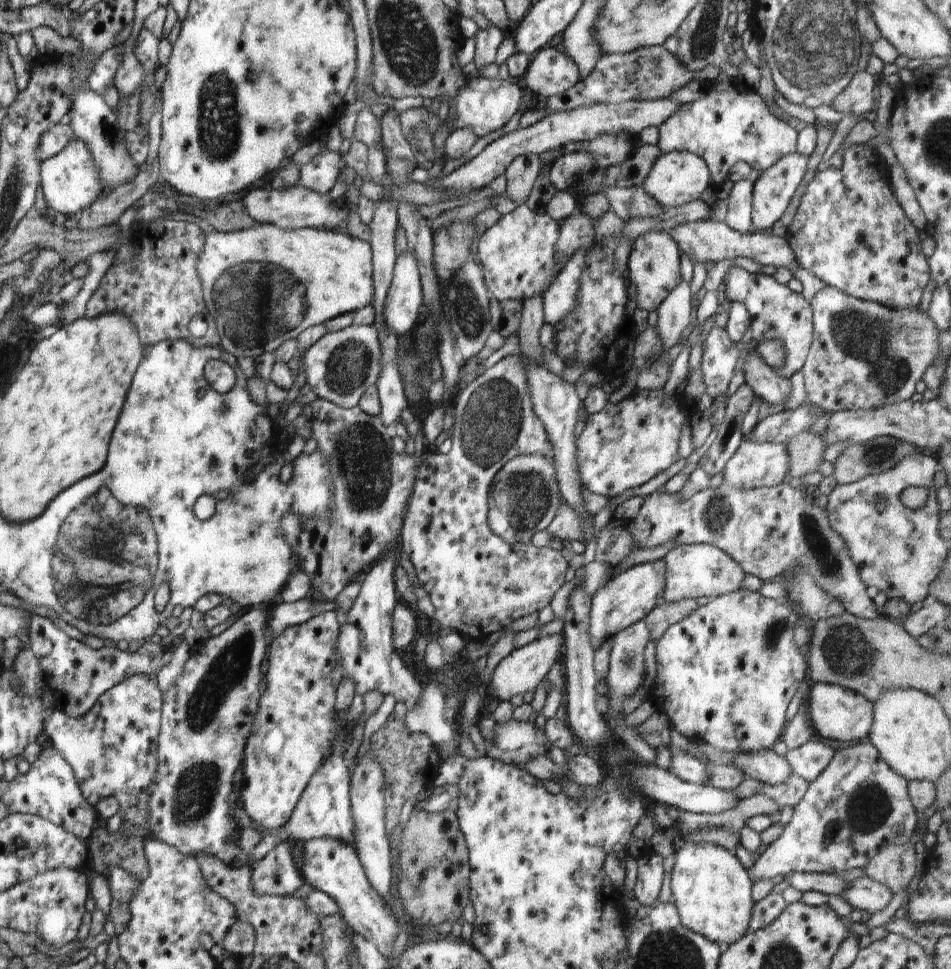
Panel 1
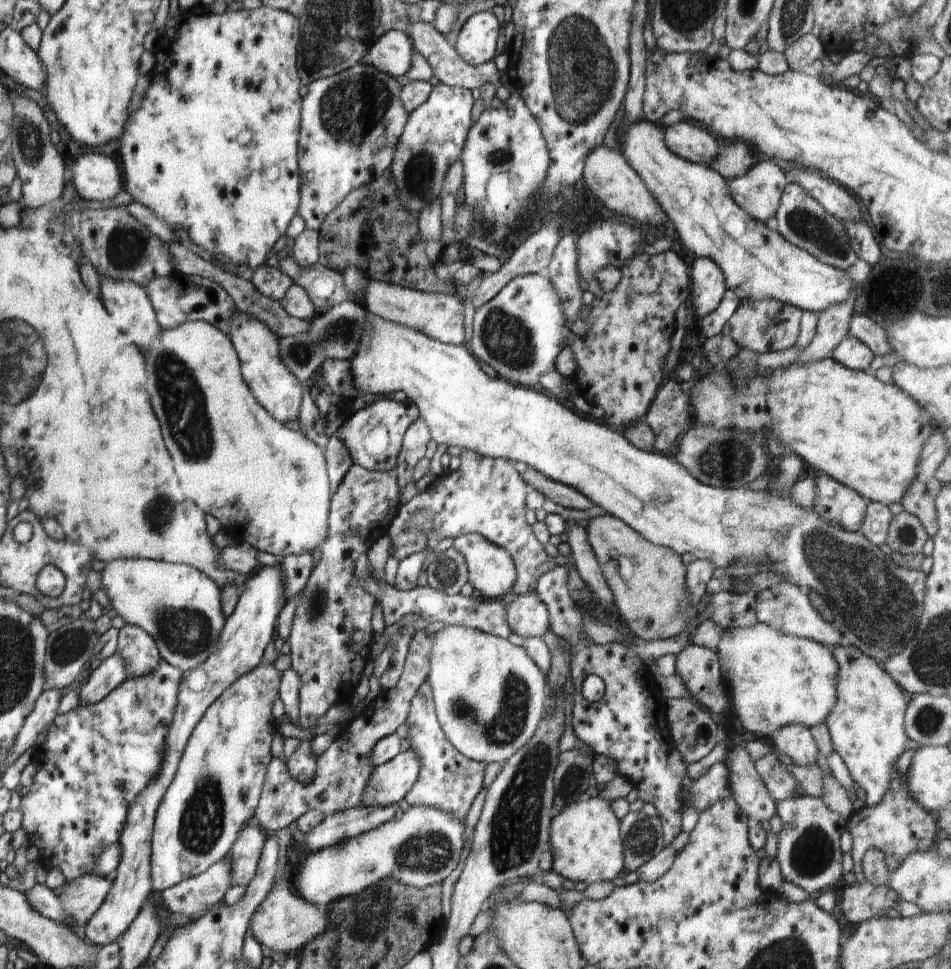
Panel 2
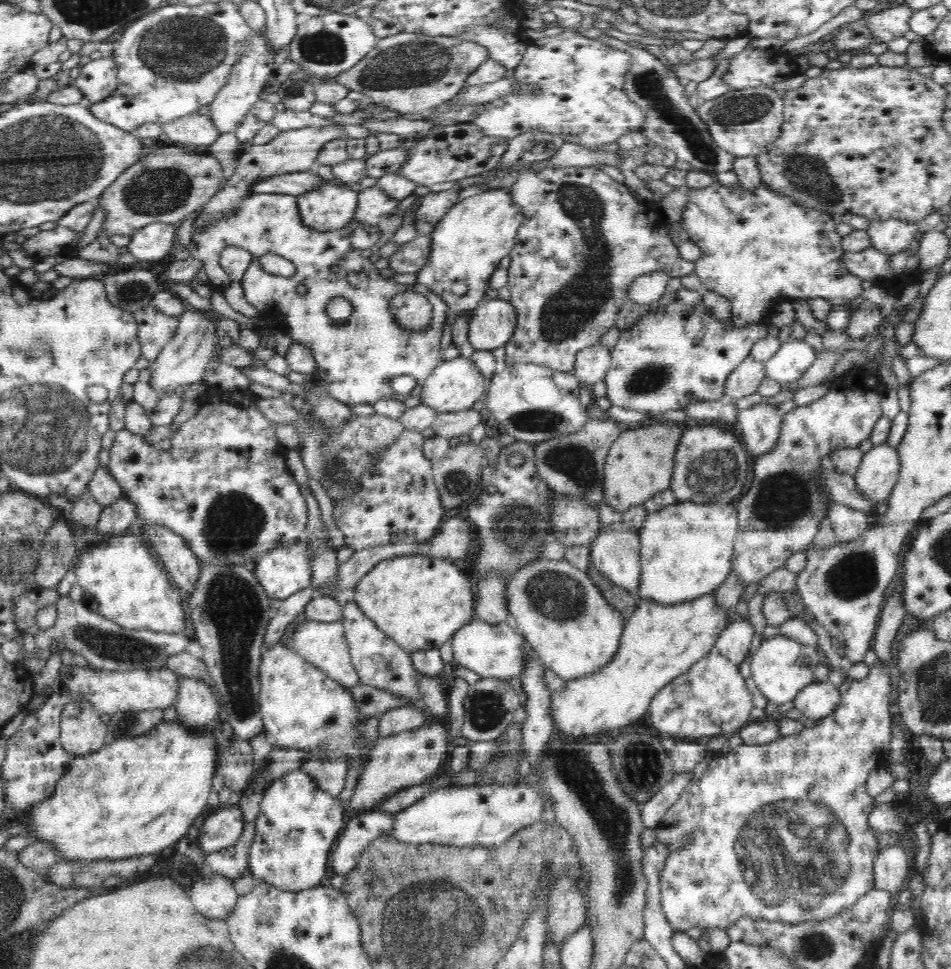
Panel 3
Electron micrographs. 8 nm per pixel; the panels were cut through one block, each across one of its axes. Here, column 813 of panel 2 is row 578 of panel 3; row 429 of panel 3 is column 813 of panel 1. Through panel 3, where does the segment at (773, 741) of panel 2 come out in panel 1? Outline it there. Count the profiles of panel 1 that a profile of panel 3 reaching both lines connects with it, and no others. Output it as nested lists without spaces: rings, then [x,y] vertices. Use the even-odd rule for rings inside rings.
[[[860,741],[858,744],[854,744],[854,746],[836,750],[824,770],[822,770],[812,782],[809,782],[804,798],[792,809],[791,818],[784,824],[785,827],[781,834],[772,844],[769,844],[764,850],[760,851],[760,856],[756,862],[754,862],[754,866],[747,869],[748,874],[750,874],[750,880],[755,883],[770,880],[774,878],[774,876],[786,876],[786,874],[790,874],[790,872],[816,874],[832,874],[832,872],[838,872],[838,874],[842,874],[842,872],[852,870],[852,868],[864,868],[884,846],[890,844],[906,844],[906,842],[909,842],[910,836],[912,836],[912,833],[917,828],[917,819],[918,814],[910,800],[910,796],[908,796],[908,780],[902,778],[902,776],[898,776],[898,774],[890,768],[890,765],[886,764],[886,762],[880,758],[880,753],[870,744],[870,741]]]

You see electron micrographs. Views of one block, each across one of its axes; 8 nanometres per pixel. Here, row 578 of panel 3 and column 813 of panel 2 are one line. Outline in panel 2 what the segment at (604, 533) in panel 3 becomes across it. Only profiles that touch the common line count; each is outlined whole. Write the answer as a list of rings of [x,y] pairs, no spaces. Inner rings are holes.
[[[782,581],[777,586],[774,585],[772,588],[757,592],[755,599],[757,620],[768,624],[773,629],[777,628],[781,633],[812,639],[827,647],[846,643],[833,625],[824,621],[816,612],[806,590],[798,588],[796,585]]]

